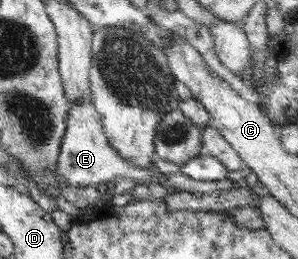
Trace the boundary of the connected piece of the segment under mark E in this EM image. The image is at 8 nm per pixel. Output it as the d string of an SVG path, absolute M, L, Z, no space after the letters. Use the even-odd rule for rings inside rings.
M91 95L85 96L82 100L77 100L70 111L68 112L67 127L65 135L61 143L61 154L59 155L58 166L57 166L57 176L59 179L53 183L53 185L62 184L75 184L76 186L98 186L101 183L106 183L112 185L115 177L123 176L129 179L137 180L137 184L151 185L151 184L161 184L166 189L171 188L174 191L183 192L213 192L220 194L223 190L230 190L231 188L236 188L237 186L247 186L245 181L233 182L229 178L225 178L219 181L197 181L196 179L191 179L187 177L184 173L176 172L171 174L157 175L151 168L143 169L142 167L133 166L129 164L126 160L123 160L119 154L110 146L109 140L106 138L106 133L102 124L101 114L97 111L97 108L93 105L93 100L91 100Z

